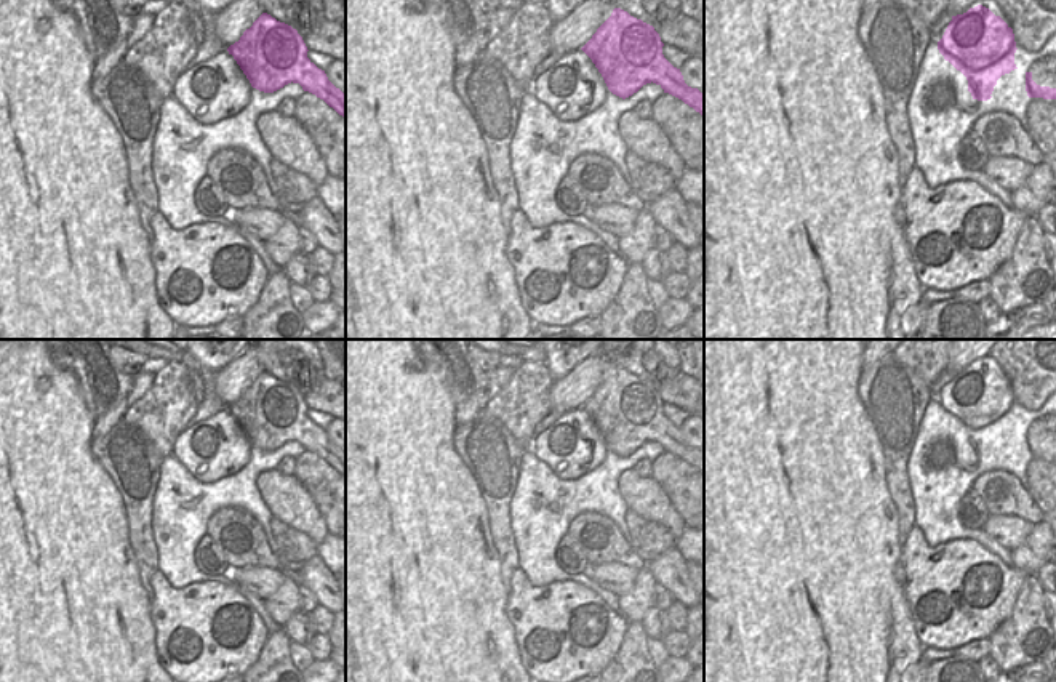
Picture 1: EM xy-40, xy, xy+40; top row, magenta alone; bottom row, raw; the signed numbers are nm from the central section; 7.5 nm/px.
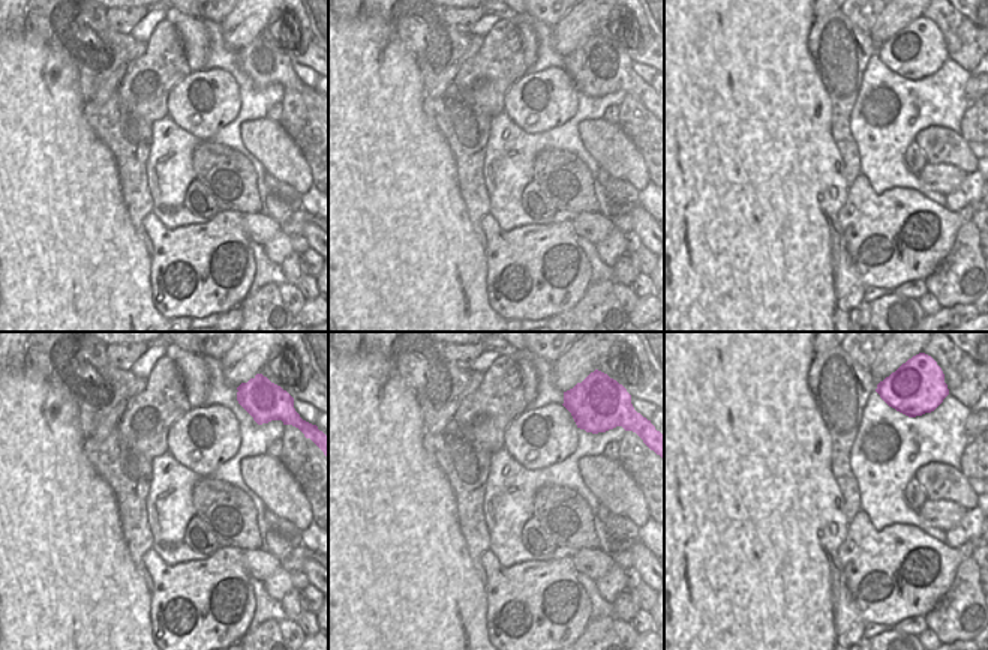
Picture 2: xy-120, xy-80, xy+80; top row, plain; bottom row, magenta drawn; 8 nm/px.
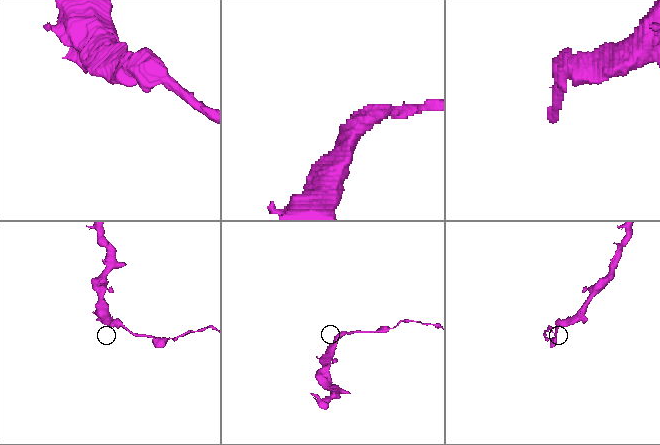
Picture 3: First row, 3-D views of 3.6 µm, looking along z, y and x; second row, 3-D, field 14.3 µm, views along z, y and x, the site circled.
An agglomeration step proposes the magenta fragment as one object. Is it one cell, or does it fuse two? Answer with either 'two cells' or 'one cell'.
two cells

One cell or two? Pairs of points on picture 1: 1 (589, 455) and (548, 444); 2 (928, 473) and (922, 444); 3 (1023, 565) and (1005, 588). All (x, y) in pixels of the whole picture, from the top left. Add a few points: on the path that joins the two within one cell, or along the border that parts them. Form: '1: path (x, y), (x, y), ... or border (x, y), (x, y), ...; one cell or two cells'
1: path (578, 455), (564, 457), (557, 453); one cell
2: border (960, 447), (957, 455), (943, 466), (904, 463); two cells
3: border (1002, 565), (1016, 572), (1024, 580); two cells

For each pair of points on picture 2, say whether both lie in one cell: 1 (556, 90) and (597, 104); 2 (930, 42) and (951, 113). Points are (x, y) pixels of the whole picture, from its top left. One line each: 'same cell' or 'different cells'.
1: different cells
2: different cells

